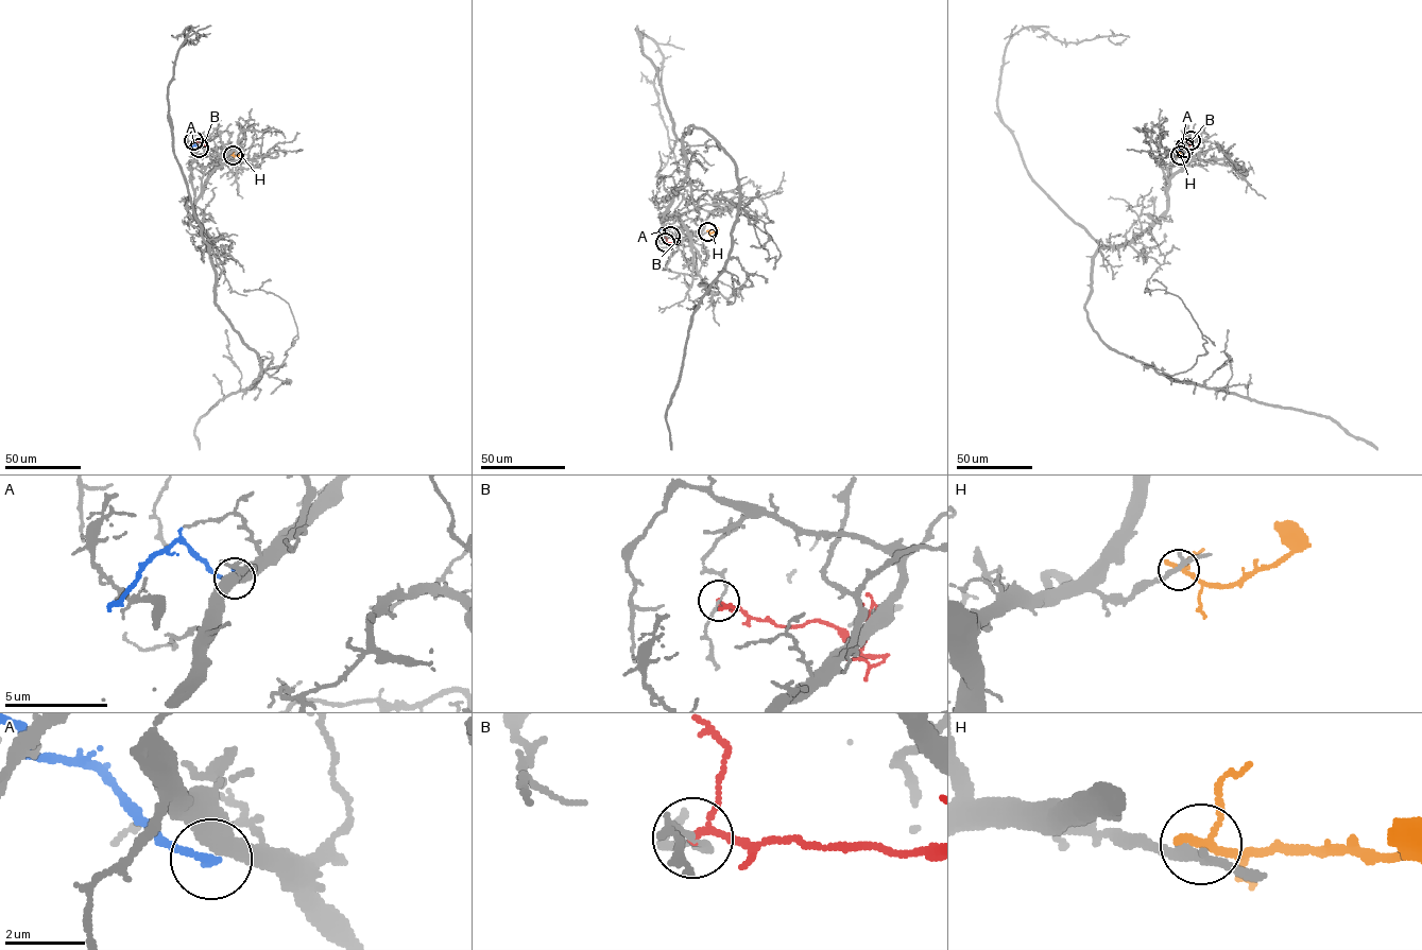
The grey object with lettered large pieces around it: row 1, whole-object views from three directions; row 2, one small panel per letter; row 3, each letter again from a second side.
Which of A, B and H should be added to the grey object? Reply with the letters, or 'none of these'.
none of these

